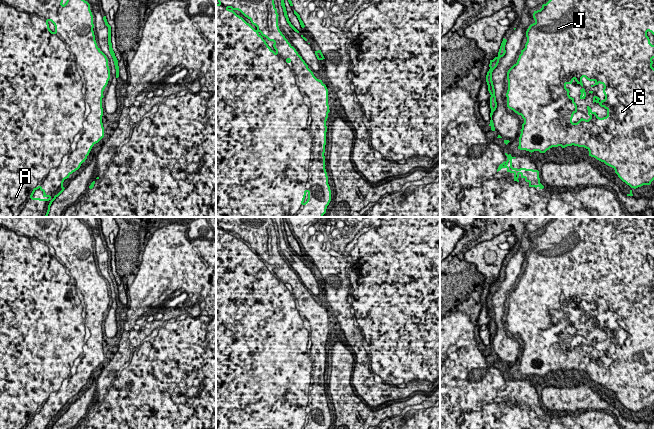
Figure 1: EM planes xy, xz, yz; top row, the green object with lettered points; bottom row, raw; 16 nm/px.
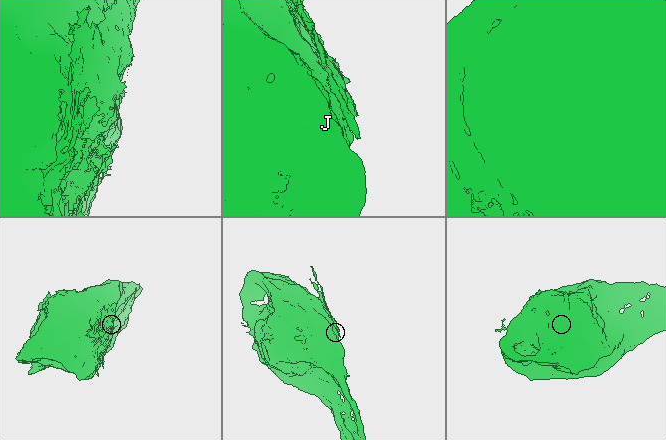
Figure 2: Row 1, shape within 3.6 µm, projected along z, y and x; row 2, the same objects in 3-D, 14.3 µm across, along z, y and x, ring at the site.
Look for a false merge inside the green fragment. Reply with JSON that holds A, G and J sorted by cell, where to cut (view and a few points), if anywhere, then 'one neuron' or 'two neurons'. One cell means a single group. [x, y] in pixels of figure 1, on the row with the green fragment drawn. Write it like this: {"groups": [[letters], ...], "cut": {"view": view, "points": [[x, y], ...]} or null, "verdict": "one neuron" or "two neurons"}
{"groups": [["A", "G", "J"]], "cut": null, "verdict": "one neuron"}

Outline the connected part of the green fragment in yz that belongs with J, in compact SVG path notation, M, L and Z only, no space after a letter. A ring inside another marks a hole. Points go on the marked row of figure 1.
M549 0L546 4L542 5L542 8L540 10L534 11L533 18L535 22L529 26L529 28L526 31L526 37L527 42L525 44L525 48L521 50L521 54L519 55L519 58L517 60L517 63L514 64L507 72L507 80L508 80L508 90L506 93L507 97L507 107L511 110L513 110L518 115L521 115L524 119L524 123L522 124L522 129L520 137L519 137L519 146L518 149L520 150L526 150L529 152L539 151L540 153L545 153L547 150L549 150L552 147L558 147L561 146L562 148L565 148L567 146L578 146L578 147L584 147L589 151L589 156L596 158L597 160L604 162L606 165L612 167L615 170L615 173L618 175L618 177L625 182L627 185L629 185L631 188L638 188L643 185L650 185L651 182L654 180L654 68L652 67L654 58L654 45L650 43L650 39L647 36L647 32L651 32L654 35L654 0ZM585 77L589 81L594 81L595 84L591 85L591 87L598 85L599 83L604 86L603 93L605 95L605 99L601 100L599 97L594 96L593 97L593 103L598 103L601 107L604 107L607 110L607 116L600 118L596 112L593 112L589 106L587 106L588 115L590 118L588 120L581 118L577 123L572 122L573 115L577 112L577 105L574 102L574 98L572 98L569 95L569 89L566 88L567 84L572 84L572 82L575 80L577 84L580 84L583 87L582 78Z

